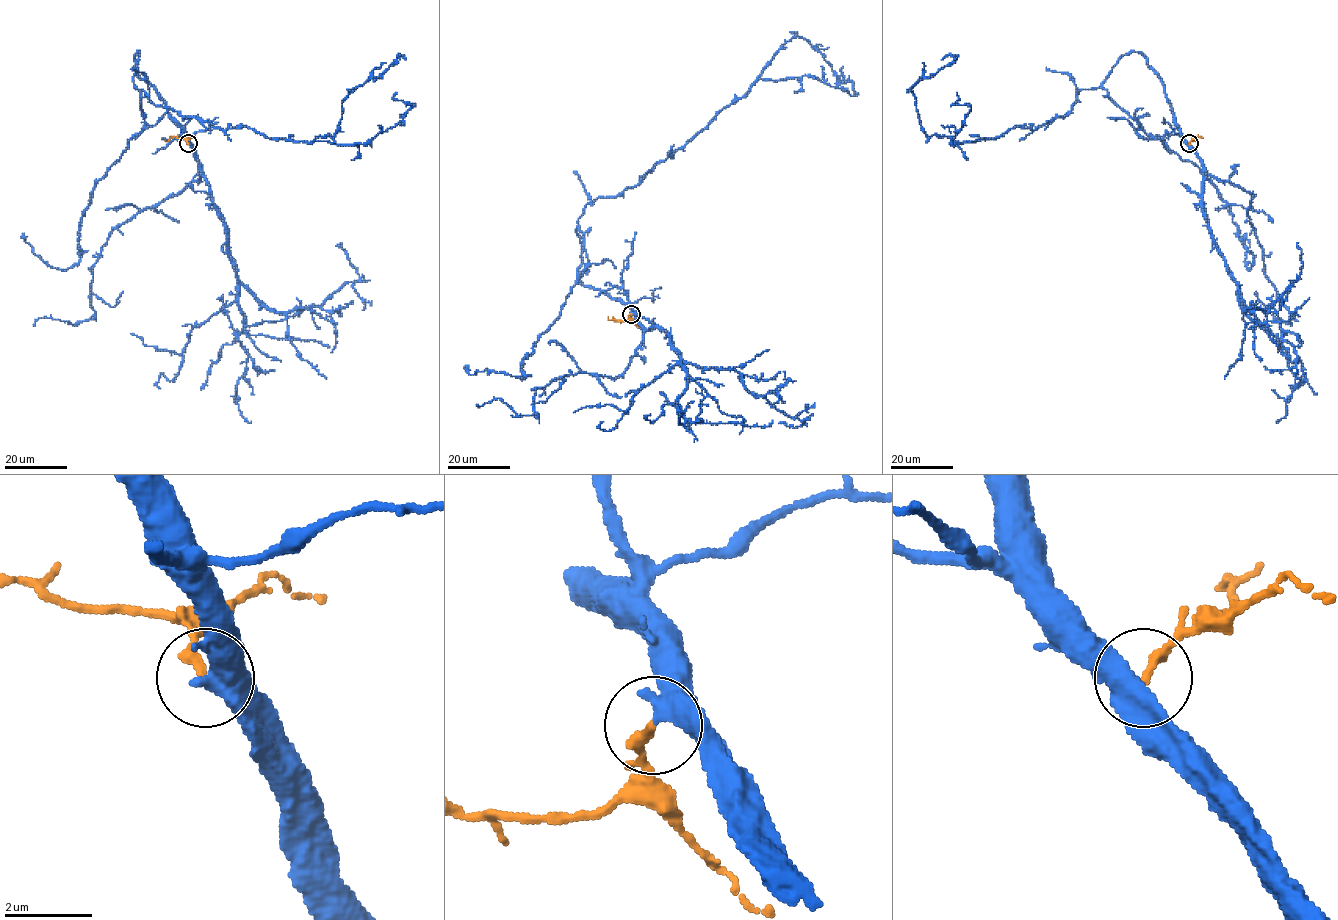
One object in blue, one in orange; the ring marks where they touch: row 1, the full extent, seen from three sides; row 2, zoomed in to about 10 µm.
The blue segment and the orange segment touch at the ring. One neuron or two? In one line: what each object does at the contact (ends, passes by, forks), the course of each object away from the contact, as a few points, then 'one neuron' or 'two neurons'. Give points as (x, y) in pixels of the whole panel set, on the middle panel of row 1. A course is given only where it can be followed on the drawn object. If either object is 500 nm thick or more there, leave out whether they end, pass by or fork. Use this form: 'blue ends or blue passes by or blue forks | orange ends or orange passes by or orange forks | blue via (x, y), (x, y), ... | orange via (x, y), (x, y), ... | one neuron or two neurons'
blue passes by | orange ends | blue via (631, 314), (581, 282), (584, 207), (633, 188), (691, 140), (785, 41), (806, 39), (840, 81), (843, 66) | orange via (631, 314), (627, 320), (607, 317) | one neuron

